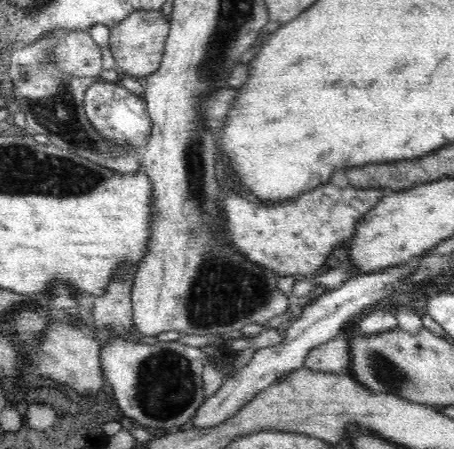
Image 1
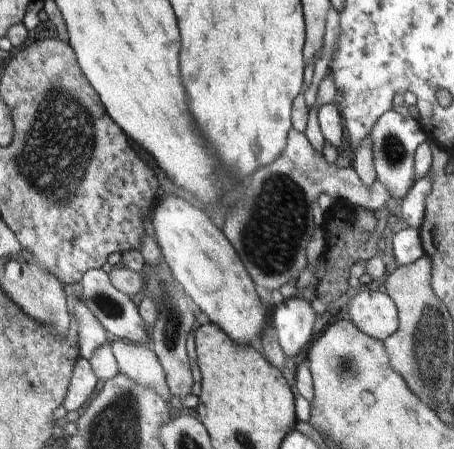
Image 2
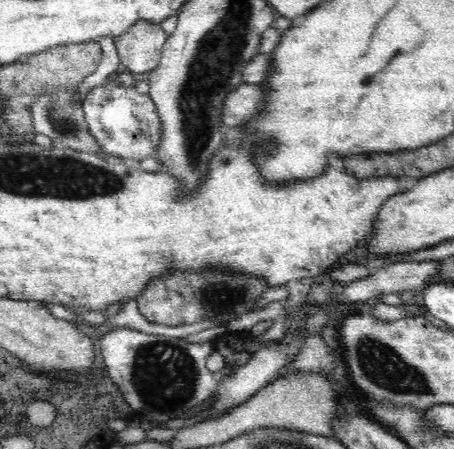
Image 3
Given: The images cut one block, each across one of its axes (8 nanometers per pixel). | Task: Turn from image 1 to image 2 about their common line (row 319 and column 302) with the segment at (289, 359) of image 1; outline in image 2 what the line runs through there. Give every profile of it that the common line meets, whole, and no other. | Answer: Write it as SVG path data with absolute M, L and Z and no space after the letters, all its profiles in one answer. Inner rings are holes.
M301 296L289 298L275 308L271 316L271 326L275 328L277 344L281 346L287 358L305 356L305 350L313 342L311 328L313 328L315 314L317 312L311 308L311 304L305 302Z

